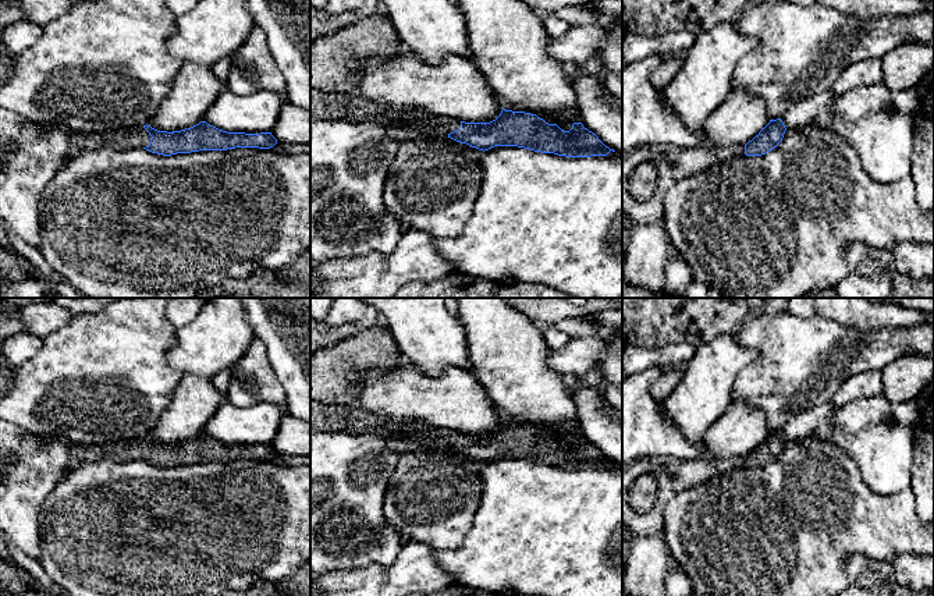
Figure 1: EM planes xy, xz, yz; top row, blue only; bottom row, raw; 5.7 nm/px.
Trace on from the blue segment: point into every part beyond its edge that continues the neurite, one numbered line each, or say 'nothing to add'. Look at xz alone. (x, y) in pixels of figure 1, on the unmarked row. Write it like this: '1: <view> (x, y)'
1: xz (329, 418)

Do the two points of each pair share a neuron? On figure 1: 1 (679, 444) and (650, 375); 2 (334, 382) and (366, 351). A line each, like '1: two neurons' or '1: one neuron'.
1: one neuron
2: one neuron

